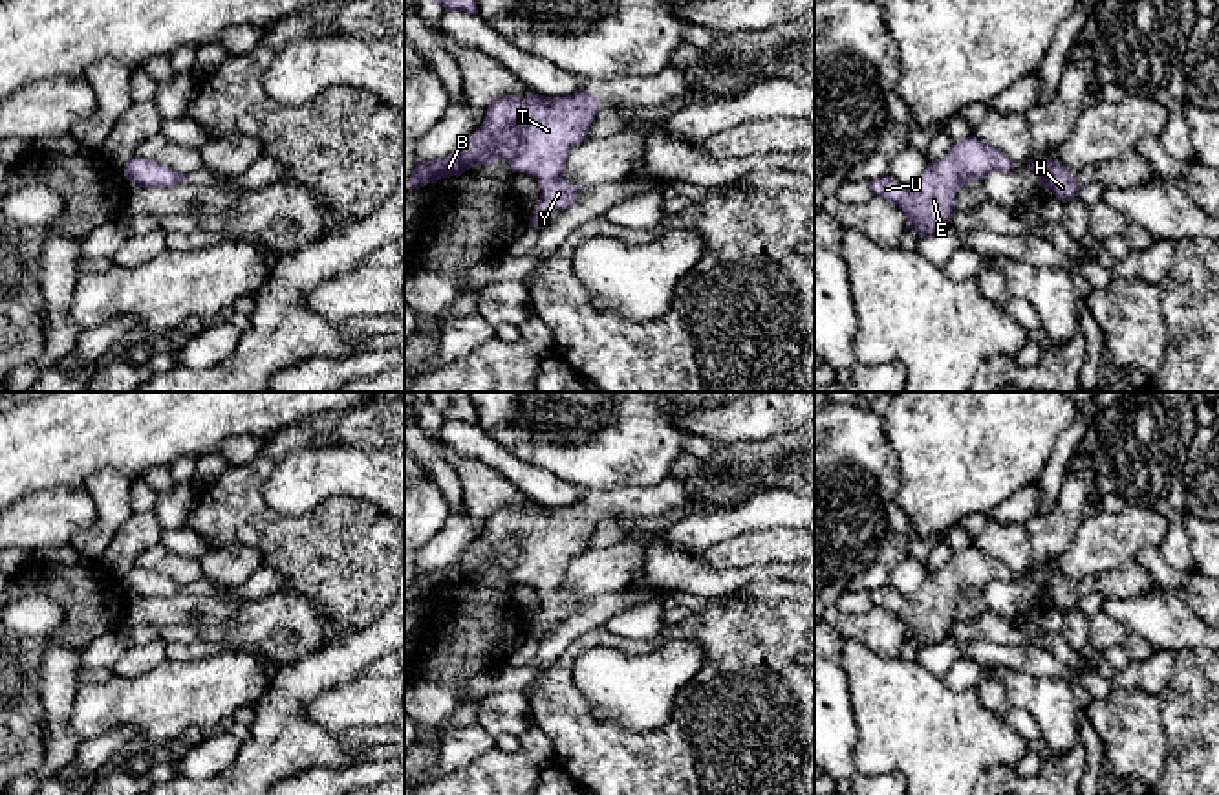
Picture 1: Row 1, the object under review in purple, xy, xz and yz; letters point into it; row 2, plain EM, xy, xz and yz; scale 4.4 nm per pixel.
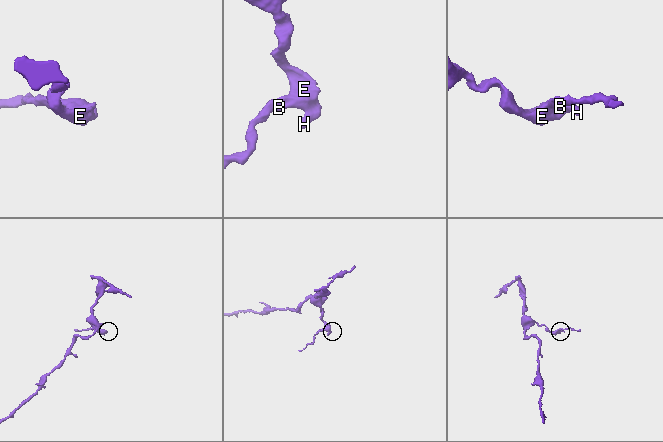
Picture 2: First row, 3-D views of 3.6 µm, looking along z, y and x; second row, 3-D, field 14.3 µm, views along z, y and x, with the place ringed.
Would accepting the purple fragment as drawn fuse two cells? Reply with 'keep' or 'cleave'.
keep

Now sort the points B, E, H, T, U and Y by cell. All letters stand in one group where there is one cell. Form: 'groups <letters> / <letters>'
groups B E H T U Y

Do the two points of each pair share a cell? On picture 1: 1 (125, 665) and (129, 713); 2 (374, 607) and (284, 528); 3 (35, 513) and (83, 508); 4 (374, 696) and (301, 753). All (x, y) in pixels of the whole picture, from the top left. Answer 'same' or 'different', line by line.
1: different
2: same
3: same
4: different

